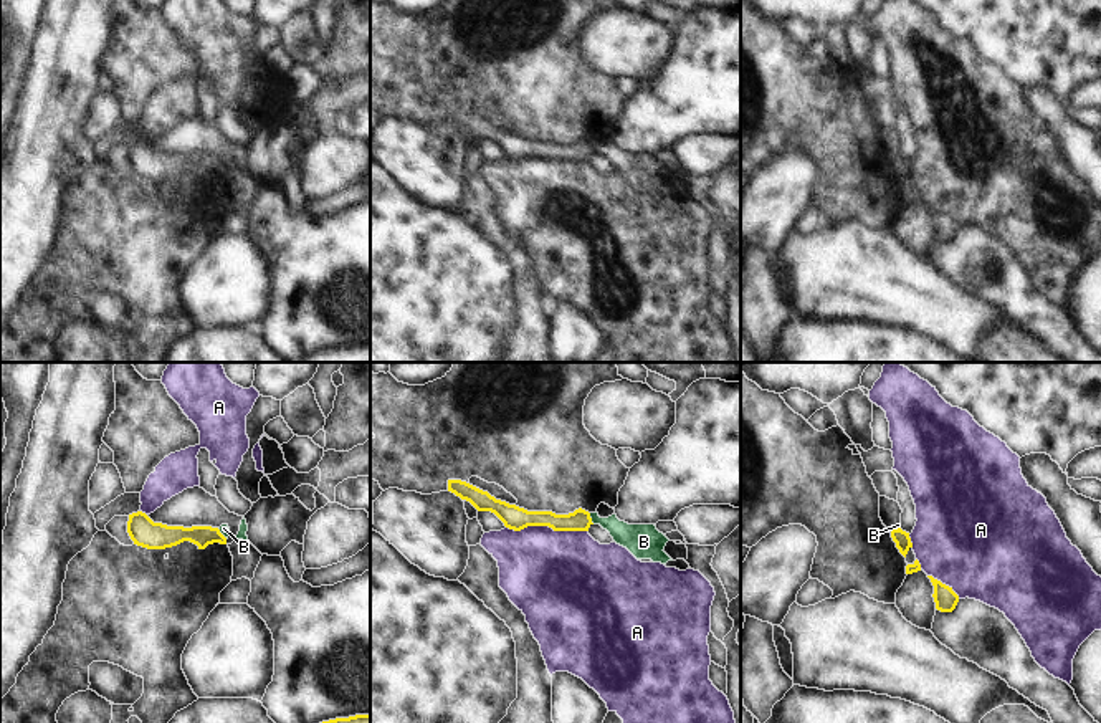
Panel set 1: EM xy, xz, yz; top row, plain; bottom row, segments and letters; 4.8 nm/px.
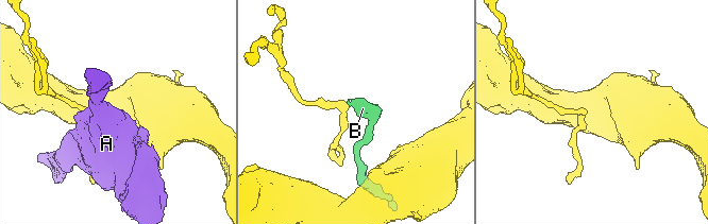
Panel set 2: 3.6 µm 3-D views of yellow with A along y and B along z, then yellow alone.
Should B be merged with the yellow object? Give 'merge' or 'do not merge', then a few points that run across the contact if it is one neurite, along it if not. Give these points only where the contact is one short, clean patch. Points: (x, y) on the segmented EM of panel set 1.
do not merge; line xz (589, 513), (594, 523)

